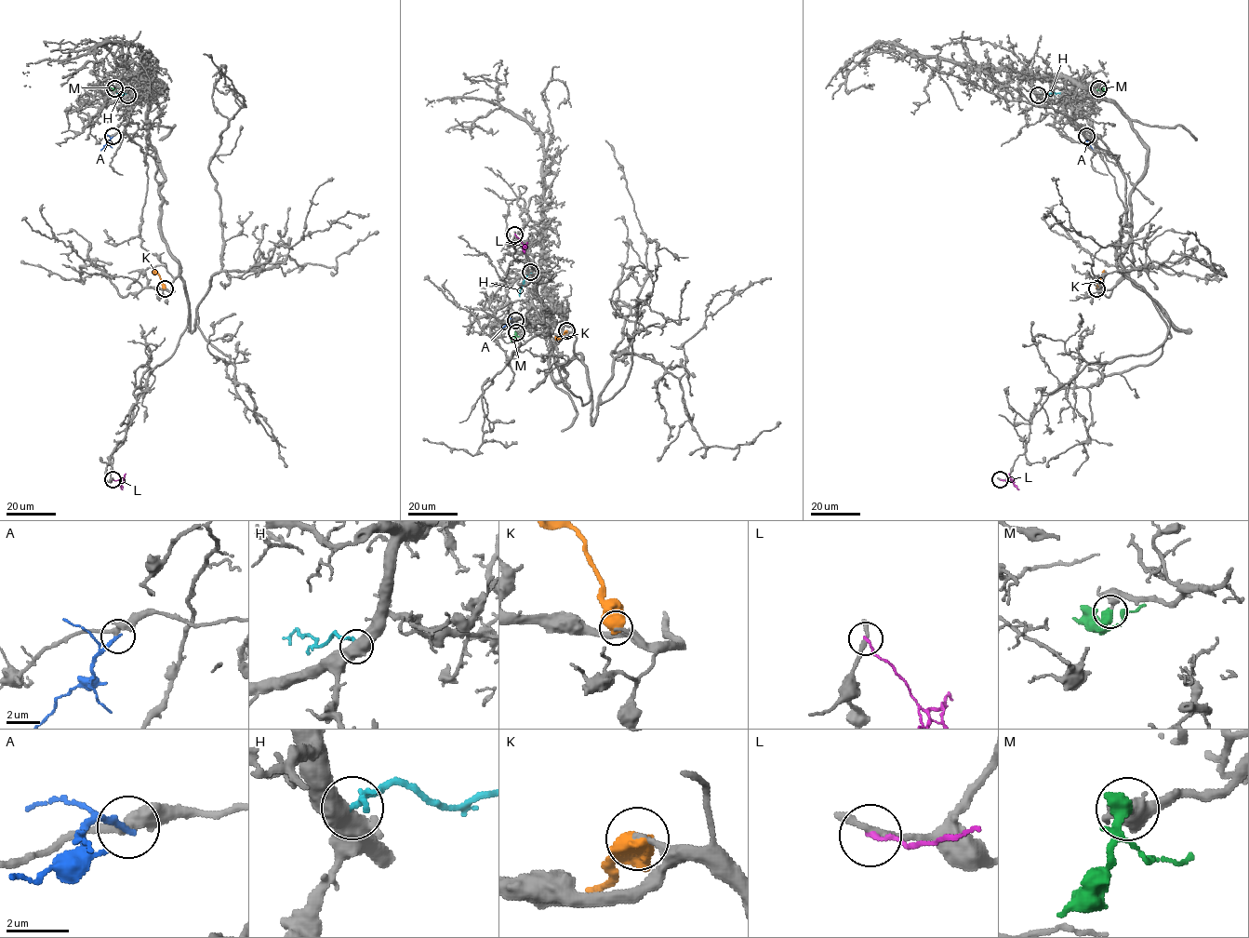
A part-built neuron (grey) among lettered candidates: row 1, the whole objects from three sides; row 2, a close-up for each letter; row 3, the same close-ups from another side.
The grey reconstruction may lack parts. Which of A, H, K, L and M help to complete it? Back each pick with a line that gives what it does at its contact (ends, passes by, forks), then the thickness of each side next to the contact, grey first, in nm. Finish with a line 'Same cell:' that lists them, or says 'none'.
H: it ends; calibres 550 and 260 nm
Same cell: H

